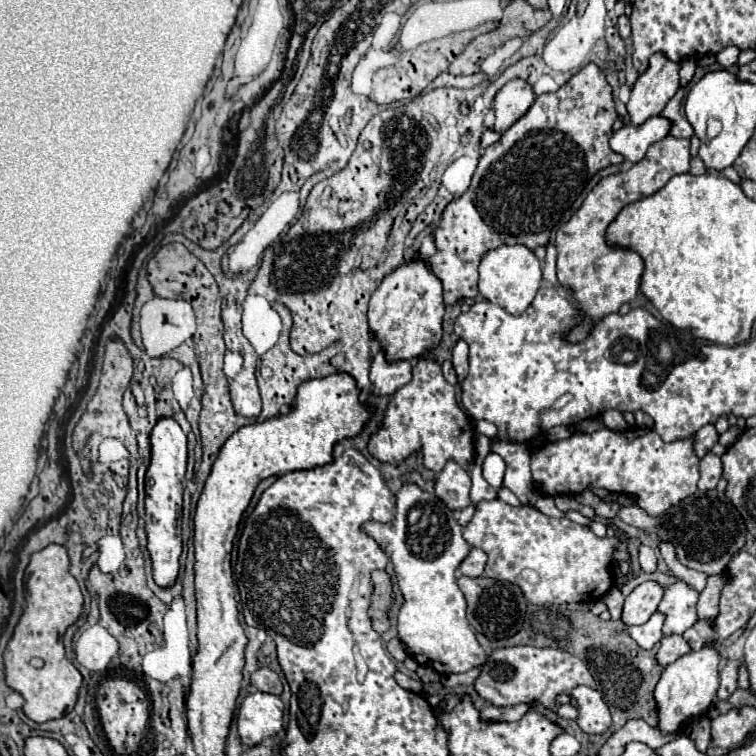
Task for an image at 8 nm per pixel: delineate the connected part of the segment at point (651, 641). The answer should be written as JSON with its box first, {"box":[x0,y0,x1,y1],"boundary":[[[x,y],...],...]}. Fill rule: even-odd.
{"box":[629,612,663,650],"boundary":[[[655,612],[645,624],[641,626],[629,626],[629,634],[631,638],[643,648],[643,650],[651,650],[659,644],[659,640],[663,638],[661,634],[661,626],[663,626],[663,614]]]}

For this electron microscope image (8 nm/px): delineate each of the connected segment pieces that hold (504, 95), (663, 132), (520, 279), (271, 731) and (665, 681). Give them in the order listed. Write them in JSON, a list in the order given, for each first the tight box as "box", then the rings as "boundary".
[{"box":[495,80,533,132],"boundary":[[[525,80],[507,82],[495,96],[495,132],[505,132],[513,122],[517,122],[533,104],[533,88]]]},{"box":[611,116,673,162],"boundary":[[[653,116],[639,126],[627,124],[613,134],[611,148],[617,154],[625,156],[627,160],[639,162],[651,144],[663,140],[669,134],[671,126],[673,126],[671,120],[667,120],[663,116]]]},{"box":[479,244,541,314],"boundary":[[[521,244],[515,246],[499,246],[483,254],[479,264],[479,292],[493,304],[501,306],[509,314],[521,314],[533,302],[539,286],[541,286],[541,266],[537,256]]]},{"box":[237,692,283,746],"boundary":[[[253,692],[239,708],[237,730],[245,746],[257,746],[283,728],[283,702],[279,696]]]},{"box":[655,648,719,734],"boundary":[[[701,648],[701,650],[691,650],[689,654],[681,656],[679,660],[675,660],[673,664],[669,664],[655,690],[655,702],[657,702],[657,712],[659,712],[659,724],[657,728],[663,734],[677,734],[681,732],[691,720],[701,718],[707,708],[711,706],[715,694],[719,688],[719,652],[713,648]]]}]

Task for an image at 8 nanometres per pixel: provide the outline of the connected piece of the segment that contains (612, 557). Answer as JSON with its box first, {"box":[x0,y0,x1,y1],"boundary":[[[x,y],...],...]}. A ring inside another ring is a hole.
{"box":[463,498,629,604],"boundary":[[[499,498],[477,504],[471,522],[463,528],[463,538],[487,554],[487,578],[517,584],[531,604],[597,602],[613,586],[611,568],[623,560],[629,562],[627,534],[611,522],[607,536],[599,538],[587,526],[545,516],[533,506],[511,506]]]}

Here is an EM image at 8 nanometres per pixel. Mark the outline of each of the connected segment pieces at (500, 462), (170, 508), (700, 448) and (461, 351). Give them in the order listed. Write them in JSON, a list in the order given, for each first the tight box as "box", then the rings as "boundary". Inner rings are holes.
[{"box":[483,452,505,488],"boundary":[[[489,452],[483,460],[483,478],[493,486],[493,488],[501,488],[503,482],[503,472],[505,472],[505,460],[495,454]]]},{"box":[145,418,187,586],"boundary":[[[159,418],[149,436],[151,442],[151,462],[147,468],[145,482],[145,532],[147,532],[147,550],[153,562],[153,578],[159,586],[171,586],[179,574],[179,556],[181,556],[181,504],[183,504],[183,486],[185,468],[187,468],[187,436],[173,418]]]},{"box":[695,424,717,458],"boundary":[[[709,424],[709,426],[703,426],[697,434],[695,434],[695,454],[699,458],[703,458],[715,444],[717,444],[717,430],[715,430],[715,424]]]},{"box":[451,340,469,382],"boundary":[[[459,340],[459,342],[455,344],[455,348],[453,348],[453,360],[451,360],[451,362],[453,362],[453,368],[455,368],[455,372],[457,372],[459,382],[463,382],[465,376],[467,376],[467,372],[469,372],[467,352],[469,352],[469,348],[467,348],[467,344],[465,344],[463,340]]]}]

